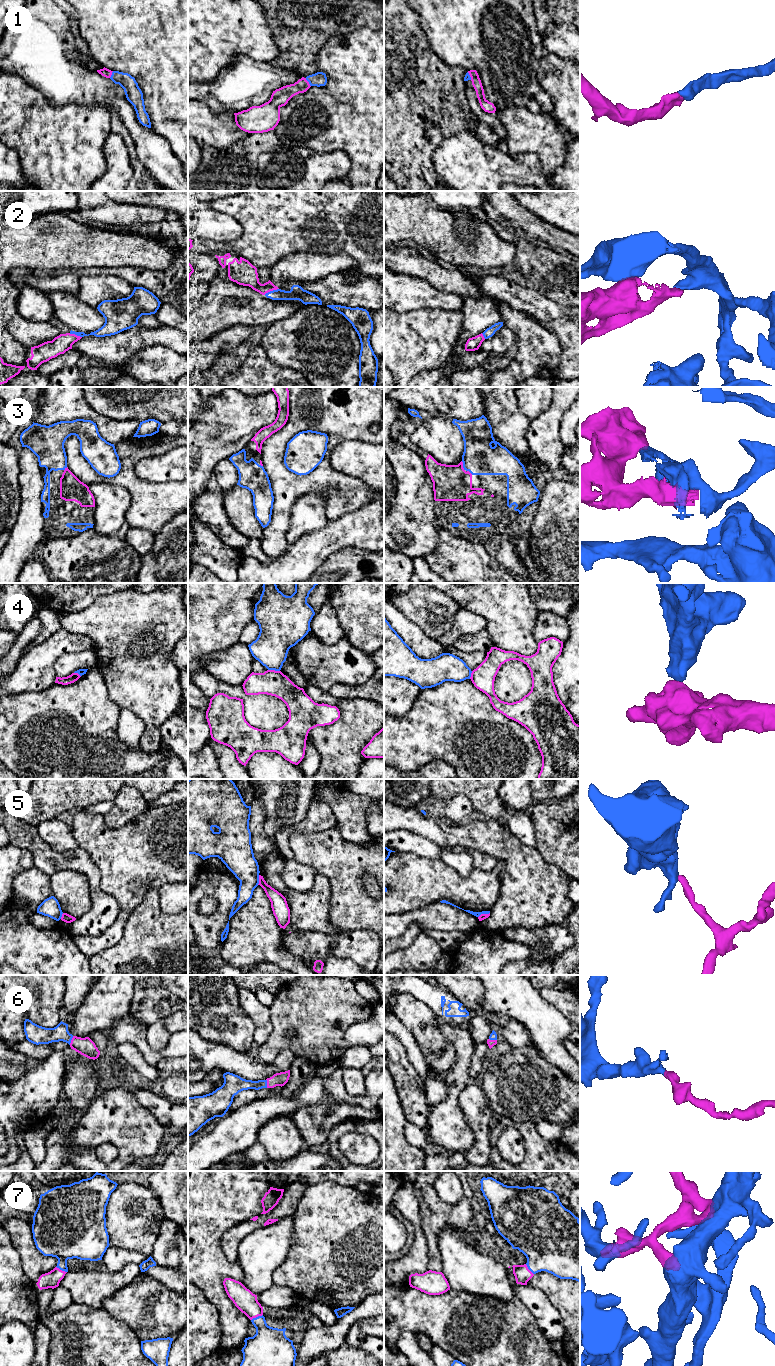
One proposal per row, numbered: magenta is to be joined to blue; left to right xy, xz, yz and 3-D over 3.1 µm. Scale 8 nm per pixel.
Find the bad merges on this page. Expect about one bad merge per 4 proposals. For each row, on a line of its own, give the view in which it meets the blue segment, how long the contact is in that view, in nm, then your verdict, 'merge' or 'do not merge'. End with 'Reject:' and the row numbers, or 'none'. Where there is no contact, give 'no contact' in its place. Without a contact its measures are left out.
1: xz | 80 nm | merge
2: xz | 130 nm | merge
3: yz | 80 nm | merge
4: xz | 100 nm | do not merge
5: xz | 80 nm | do not merge
6: xy | 80 nm | merge
7: xz | 110 nm | merge
Reject: 4, 5

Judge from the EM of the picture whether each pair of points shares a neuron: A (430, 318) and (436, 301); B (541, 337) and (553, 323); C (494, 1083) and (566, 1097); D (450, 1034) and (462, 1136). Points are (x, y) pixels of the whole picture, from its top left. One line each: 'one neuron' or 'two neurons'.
A: two neurons
B: two neurons
C: one neuron
D: one neuron

